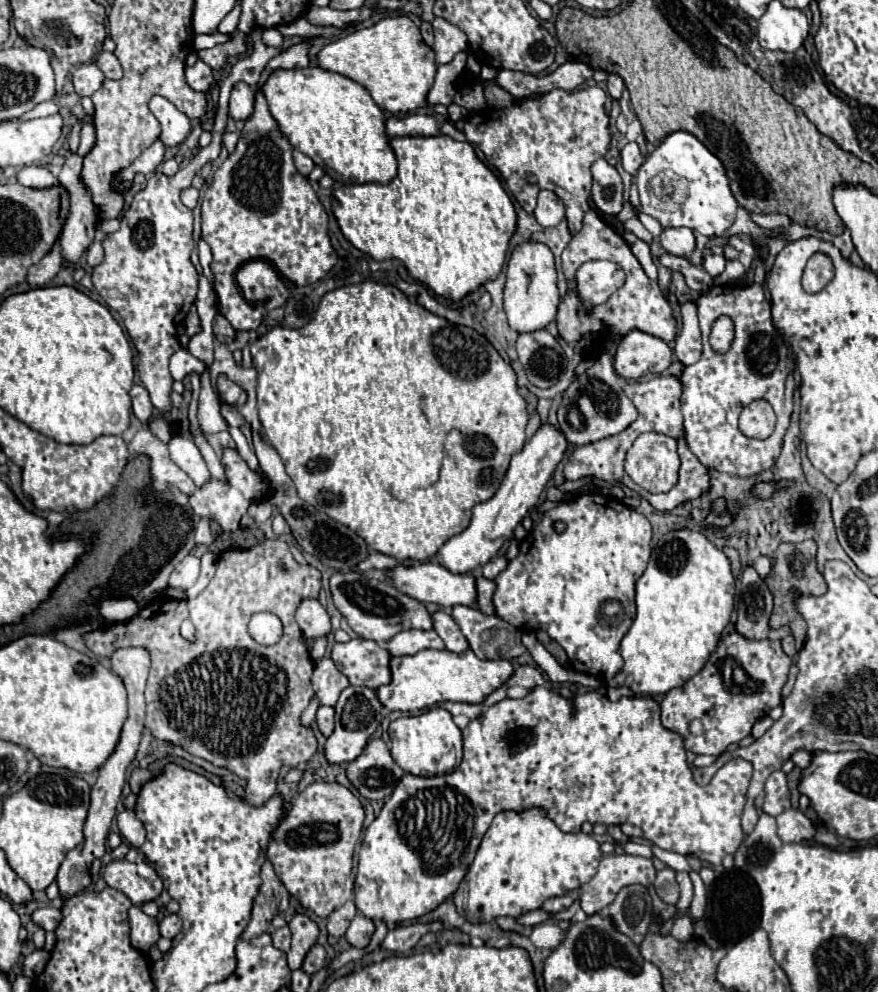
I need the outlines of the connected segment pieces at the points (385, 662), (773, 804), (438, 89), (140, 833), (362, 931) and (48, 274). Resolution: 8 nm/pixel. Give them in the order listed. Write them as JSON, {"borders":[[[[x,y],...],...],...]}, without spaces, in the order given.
{"borders":[[[[354,638],[346,644],[336,644],[332,660],[342,674],[348,676],[352,686],[380,688],[390,684],[390,654],[374,640]]],[[[782,770],[774,772],[766,781],[766,800],[762,810],[770,816],[778,816],[790,808],[790,798],[788,798],[787,777]]],[[[462,50],[454,56],[454,60],[450,64],[442,64],[438,66],[438,72],[436,72],[436,80],[426,96],[428,104],[434,106],[434,104],[442,104],[442,106],[450,106],[452,100],[454,100],[454,82],[456,78],[464,72],[466,68],[466,58],[468,58],[468,52]]],[[[124,810],[116,816],[118,820],[118,828],[120,828],[120,834],[126,838],[128,844],[132,844],[134,848],[140,848],[144,844],[144,838],[146,838],[146,830],[144,830],[144,824],[136,818],[134,810]]],[[[356,914],[356,918],[350,922],[346,930],[346,940],[354,948],[366,948],[372,934],[374,934],[374,922],[364,914]]],[[[56,242],[54,248],[34,266],[28,268],[28,284],[32,288],[46,286],[62,268],[62,256],[60,256],[60,244]]]]}

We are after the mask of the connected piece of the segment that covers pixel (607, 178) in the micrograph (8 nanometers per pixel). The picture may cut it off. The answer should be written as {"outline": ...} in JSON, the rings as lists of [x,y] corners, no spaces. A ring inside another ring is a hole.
{"outline":[[[604,158],[592,164],[592,200],[604,214],[618,214],[622,210],[622,178],[614,166]]]}

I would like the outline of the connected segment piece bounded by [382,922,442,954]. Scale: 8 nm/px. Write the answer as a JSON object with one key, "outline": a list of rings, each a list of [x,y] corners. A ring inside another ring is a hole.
{"outline":[[[414,922],[414,924],[402,924],[402,926],[396,926],[392,930],[388,930],[384,942],[382,942],[382,948],[384,950],[390,950],[390,952],[408,952],[426,932],[438,932],[442,930],[442,922],[432,922],[432,924],[420,924],[420,922]]]}

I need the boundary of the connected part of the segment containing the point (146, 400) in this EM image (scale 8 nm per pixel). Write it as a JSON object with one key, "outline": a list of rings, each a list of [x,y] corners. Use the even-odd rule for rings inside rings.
{"outline":[[[134,384],[132,390],[130,390],[130,396],[132,396],[132,410],[134,410],[136,418],[140,422],[148,422],[154,406],[150,404],[150,396],[148,396],[146,386],[144,384]]]}

